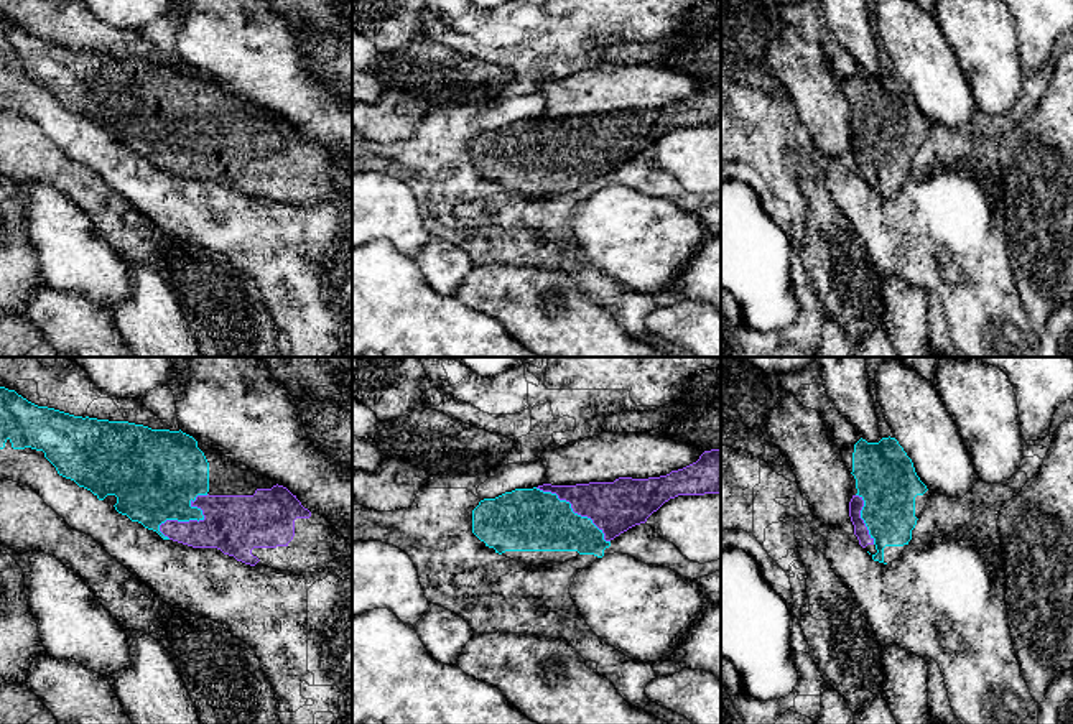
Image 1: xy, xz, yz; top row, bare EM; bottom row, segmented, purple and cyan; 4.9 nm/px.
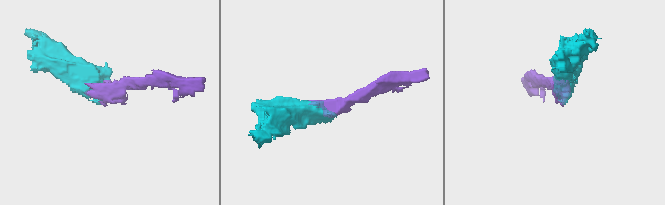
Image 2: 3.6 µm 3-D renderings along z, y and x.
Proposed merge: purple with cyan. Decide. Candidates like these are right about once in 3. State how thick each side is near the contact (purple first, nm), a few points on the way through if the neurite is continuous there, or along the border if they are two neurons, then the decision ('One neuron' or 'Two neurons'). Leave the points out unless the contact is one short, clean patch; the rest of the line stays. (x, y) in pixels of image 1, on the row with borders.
Thickness 280 nm (purple) against 340 nm. One neuron

